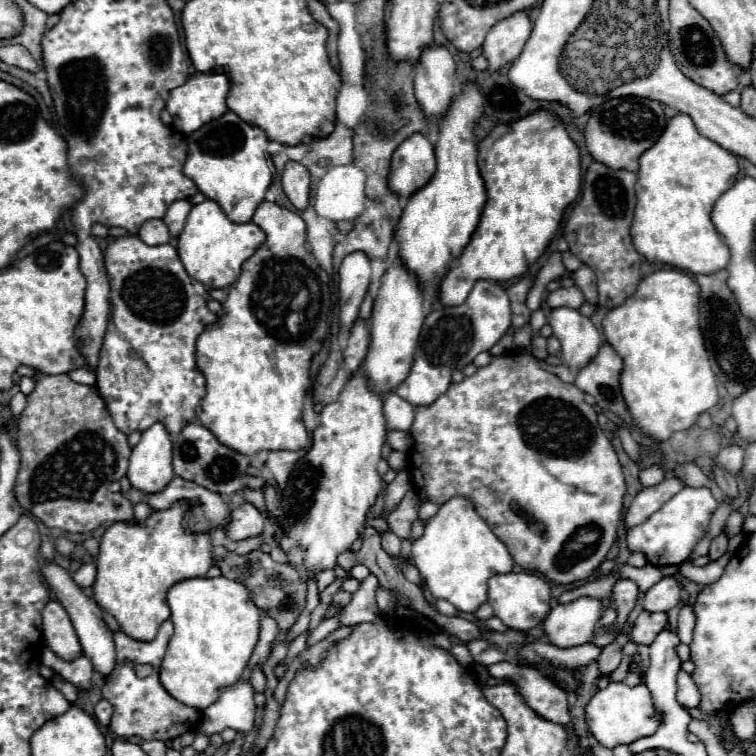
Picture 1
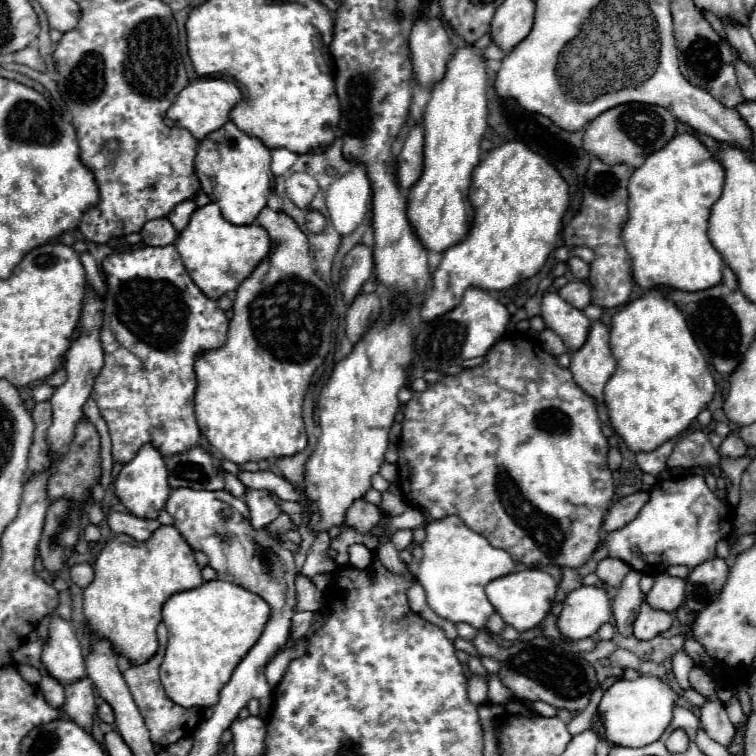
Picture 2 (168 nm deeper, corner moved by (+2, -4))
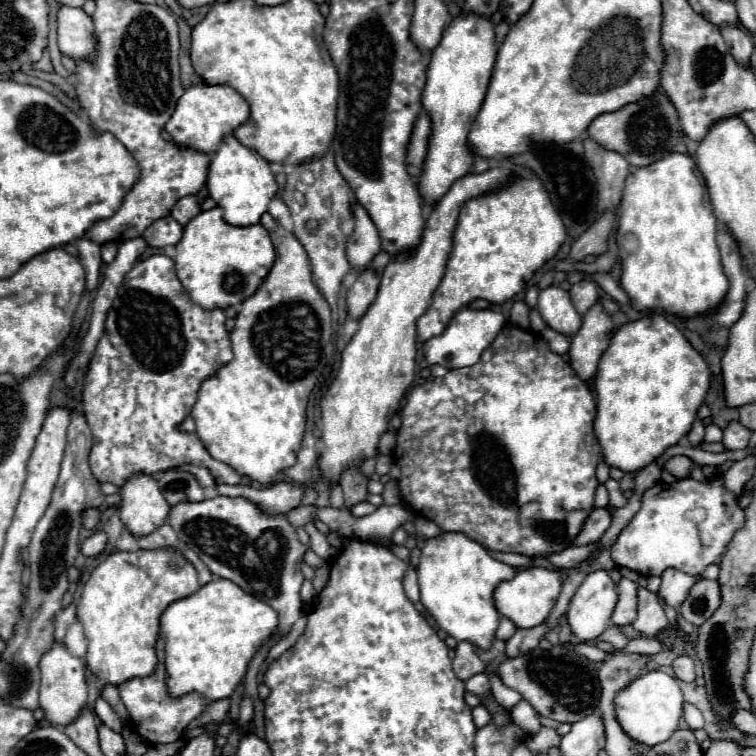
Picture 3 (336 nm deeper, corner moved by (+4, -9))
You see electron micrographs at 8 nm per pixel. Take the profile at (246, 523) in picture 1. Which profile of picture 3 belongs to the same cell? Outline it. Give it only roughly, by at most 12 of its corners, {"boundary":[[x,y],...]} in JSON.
{"boundary":[[285,481],[261,489],[219,485],[263,513],[285,515],[301,505],[303,487]]}

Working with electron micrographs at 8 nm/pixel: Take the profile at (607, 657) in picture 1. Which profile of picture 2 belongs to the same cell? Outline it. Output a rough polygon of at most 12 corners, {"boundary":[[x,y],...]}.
{"boundary":[[629,572],[613,592],[617,630],[633,634],[641,606],[641,574]]}

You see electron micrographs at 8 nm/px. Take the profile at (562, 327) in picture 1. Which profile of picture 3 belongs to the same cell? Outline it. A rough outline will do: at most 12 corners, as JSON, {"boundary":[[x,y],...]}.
{"boundary":[[559,287],[539,293],[543,321],[563,333],[579,329],[579,313]]}

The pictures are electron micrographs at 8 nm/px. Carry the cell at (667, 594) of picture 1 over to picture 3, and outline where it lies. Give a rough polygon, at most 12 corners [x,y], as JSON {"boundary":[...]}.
{"boundary":[[677,569],[661,575],[657,591],[669,607],[681,607],[697,581]]}

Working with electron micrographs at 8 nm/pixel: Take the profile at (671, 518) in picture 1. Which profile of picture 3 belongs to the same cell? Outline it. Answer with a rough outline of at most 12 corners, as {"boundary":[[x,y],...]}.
{"boundary":[[721,477],[659,481],[611,547],[701,577],[745,513]]}

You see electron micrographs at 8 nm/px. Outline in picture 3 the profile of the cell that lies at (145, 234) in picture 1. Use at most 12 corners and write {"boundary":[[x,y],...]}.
{"boundary":[[165,217],[149,225],[143,239],[151,247],[177,245],[183,227]]}

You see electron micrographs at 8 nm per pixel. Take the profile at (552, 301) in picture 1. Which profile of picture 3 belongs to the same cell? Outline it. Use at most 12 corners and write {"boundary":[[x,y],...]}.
{"boundary":[[593,281],[571,287],[571,301],[581,315],[595,305],[599,291]]}

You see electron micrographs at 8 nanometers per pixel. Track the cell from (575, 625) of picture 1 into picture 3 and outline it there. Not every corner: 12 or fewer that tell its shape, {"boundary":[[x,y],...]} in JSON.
{"boundary":[[589,573],[565,617],[579,641],[609,627],[617,603],[609,573]]}

